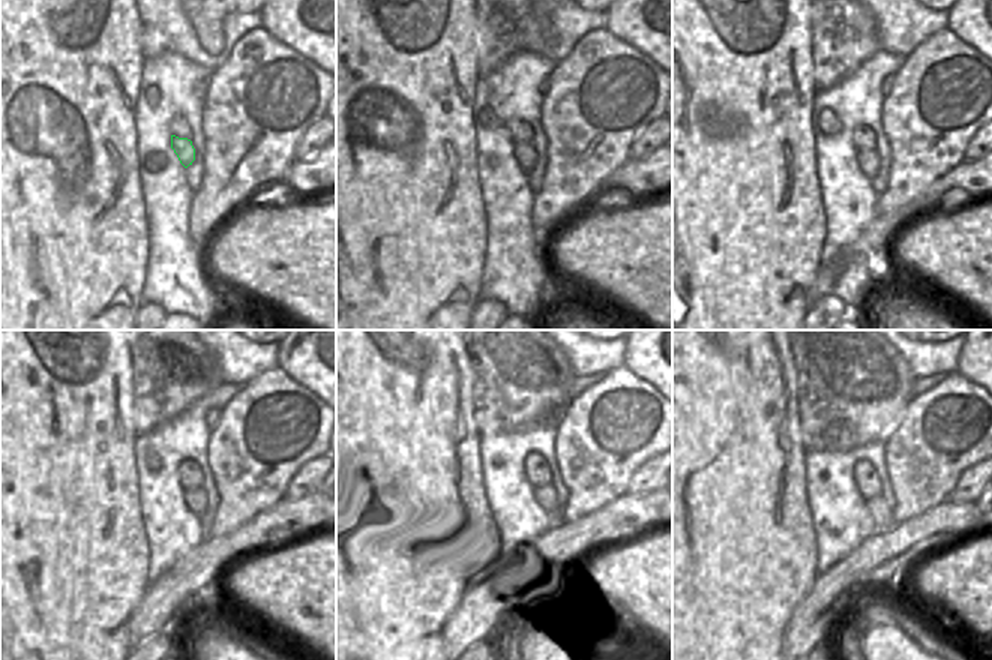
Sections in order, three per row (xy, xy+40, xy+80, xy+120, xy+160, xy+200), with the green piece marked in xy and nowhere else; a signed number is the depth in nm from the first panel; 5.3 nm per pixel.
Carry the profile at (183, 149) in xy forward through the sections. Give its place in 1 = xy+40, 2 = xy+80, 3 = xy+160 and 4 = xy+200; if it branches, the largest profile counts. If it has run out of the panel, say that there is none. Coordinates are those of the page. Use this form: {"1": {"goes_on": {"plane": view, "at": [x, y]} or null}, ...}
{"1": {"goes_on": {"plane": "xy+40", "at": [526, 155]}}, "2": {"goes_on": {"plane": "xy+80", "at": [868, 161]}}, "3": {"goes_on": {"plane": "xy+160", "at": [544, 501]}}, "4": {"goes_on": {"plane": "xy+200", "at": [881, 512]}}}

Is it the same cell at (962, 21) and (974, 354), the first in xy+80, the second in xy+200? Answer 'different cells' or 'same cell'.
same cell

